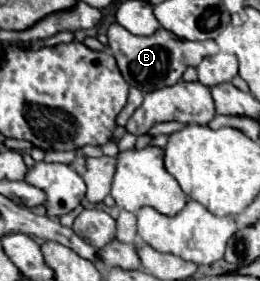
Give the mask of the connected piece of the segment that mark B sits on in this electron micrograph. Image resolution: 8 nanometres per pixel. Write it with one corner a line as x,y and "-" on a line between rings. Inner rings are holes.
112,23
110,29
106,31
106,37
108,37
108,47
118,61
118,69
120,69
122,77
132,87
138,87
142,93
178,83
182,79
182,73
186,71
186,67
196,67
206,55
214,55
220,51
216,41
212,41
212,39
186,41
186,39
178,39
174,33
170,33
162,27
148,37
138,37
138,35
132,35
130,31
126,31
120,23

